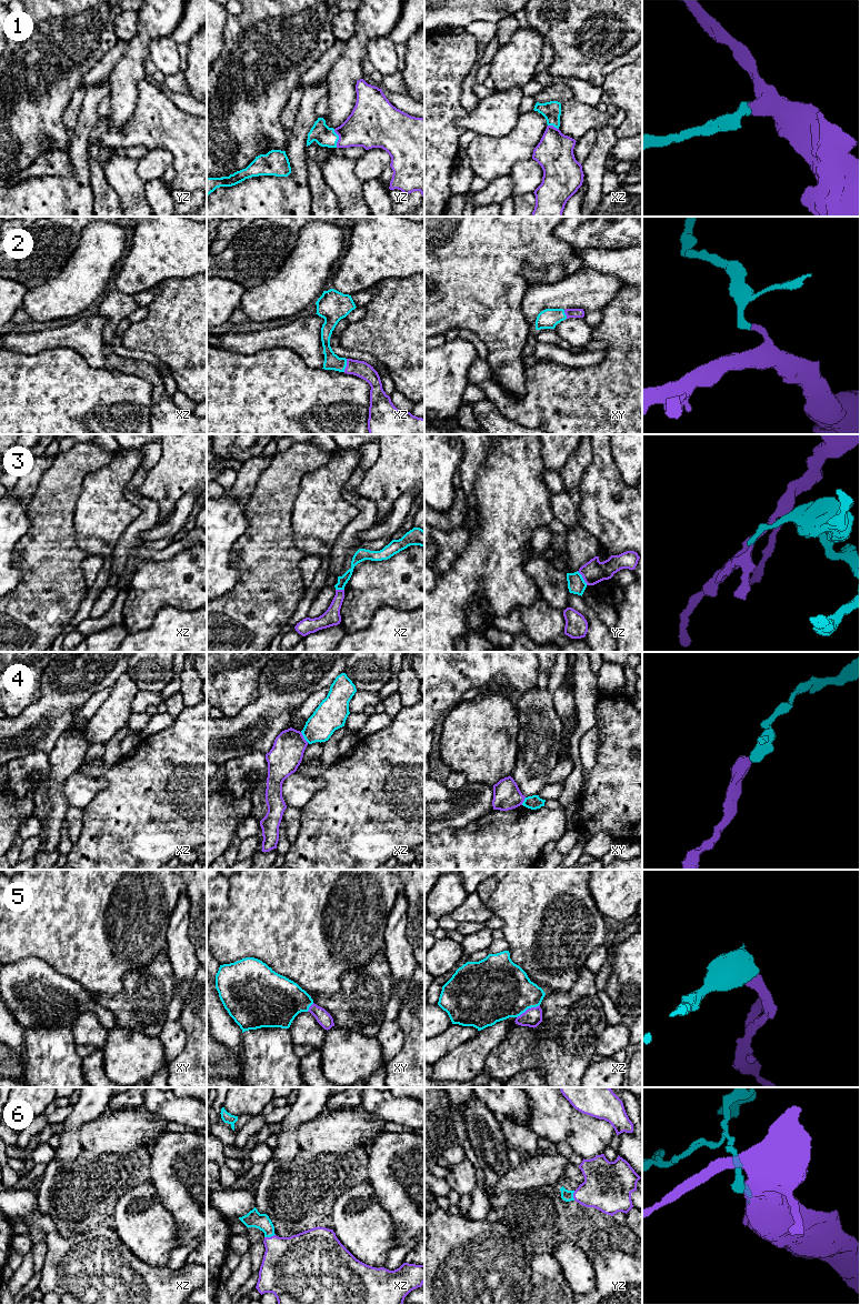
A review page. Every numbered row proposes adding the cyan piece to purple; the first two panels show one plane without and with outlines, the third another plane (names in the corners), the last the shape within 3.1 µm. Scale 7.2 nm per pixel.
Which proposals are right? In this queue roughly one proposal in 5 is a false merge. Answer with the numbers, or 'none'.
1, 2, 5, 6

